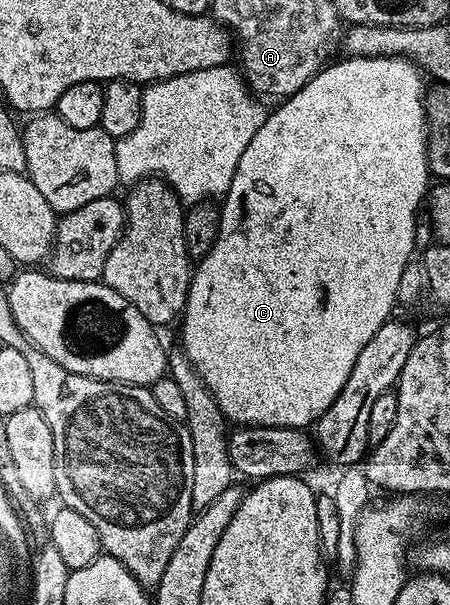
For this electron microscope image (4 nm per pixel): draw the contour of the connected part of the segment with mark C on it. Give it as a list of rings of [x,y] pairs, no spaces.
[[[344,56],[343,61],[328,64],[320,69],[319,74],[309,79],[305,87],[301,87],[292,97],[280,100],[276,109],[272,108],[267,114],[265,123],[261,123],[261,131],[253,135],[249,147],[245,147],[245,152],[241,155],[241,163],[237,163],[237,171],[233,175],[233,183],[229,191],[222,198],[221,212],[219,214],[219,234],[209,251],[209,255],[198,258],[191,275],[191,286],[187,289],[187,302],[181,314],[183,321],[183,342],[181,348],[183,354],[193,363],[197,375],[209,387],[217,407],[223,412],[224,418],[236,426],[260,425],[261,427],[289,427],[290,429],[306,430],[314,426],[316,419],[325,413],[337,399],[341,387],[345,387],[345,379],[349,379],[349,371],[353,371],[353,363],[357,363],[357,355],[377,335],[377,331],[392,316],[391,308],[396,308],[396,297],[398,295],[398,283],[401,280],[401,273],[405,271],[408,264],[413,261],[411,252],[415,249],[415,212],[420,212],[425,198],[429,192],[429,170],[427,168],[427,107],[425,104],[425,82],[424,74],[418,65],[405,57],[348,57]]]

